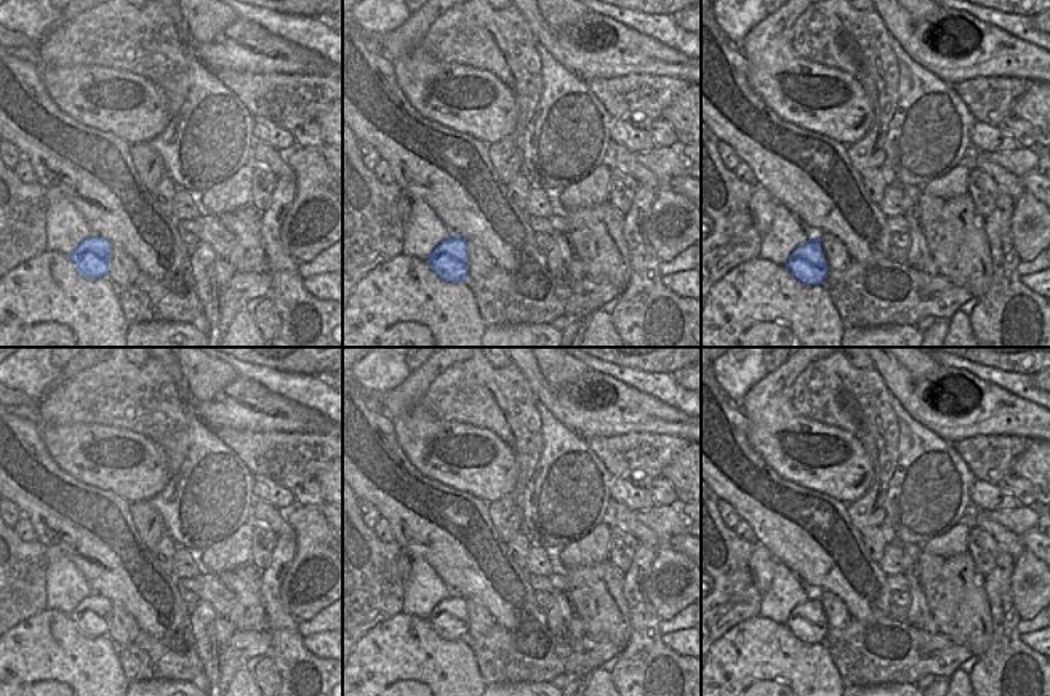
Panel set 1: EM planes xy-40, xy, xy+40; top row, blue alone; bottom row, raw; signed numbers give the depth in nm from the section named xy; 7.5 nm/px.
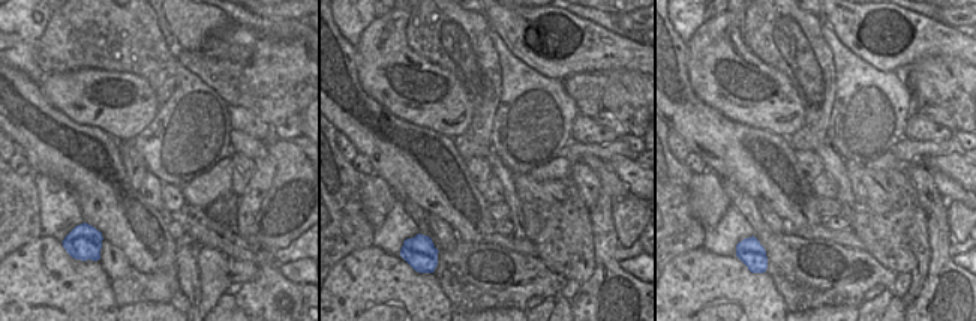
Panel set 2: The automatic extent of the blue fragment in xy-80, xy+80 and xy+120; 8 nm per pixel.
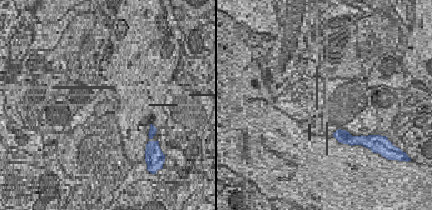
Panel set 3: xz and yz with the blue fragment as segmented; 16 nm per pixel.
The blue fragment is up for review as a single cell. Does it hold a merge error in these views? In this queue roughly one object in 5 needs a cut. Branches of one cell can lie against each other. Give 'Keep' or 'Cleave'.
Keep

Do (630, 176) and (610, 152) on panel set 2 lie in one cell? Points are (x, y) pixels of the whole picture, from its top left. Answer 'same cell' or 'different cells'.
different cells

